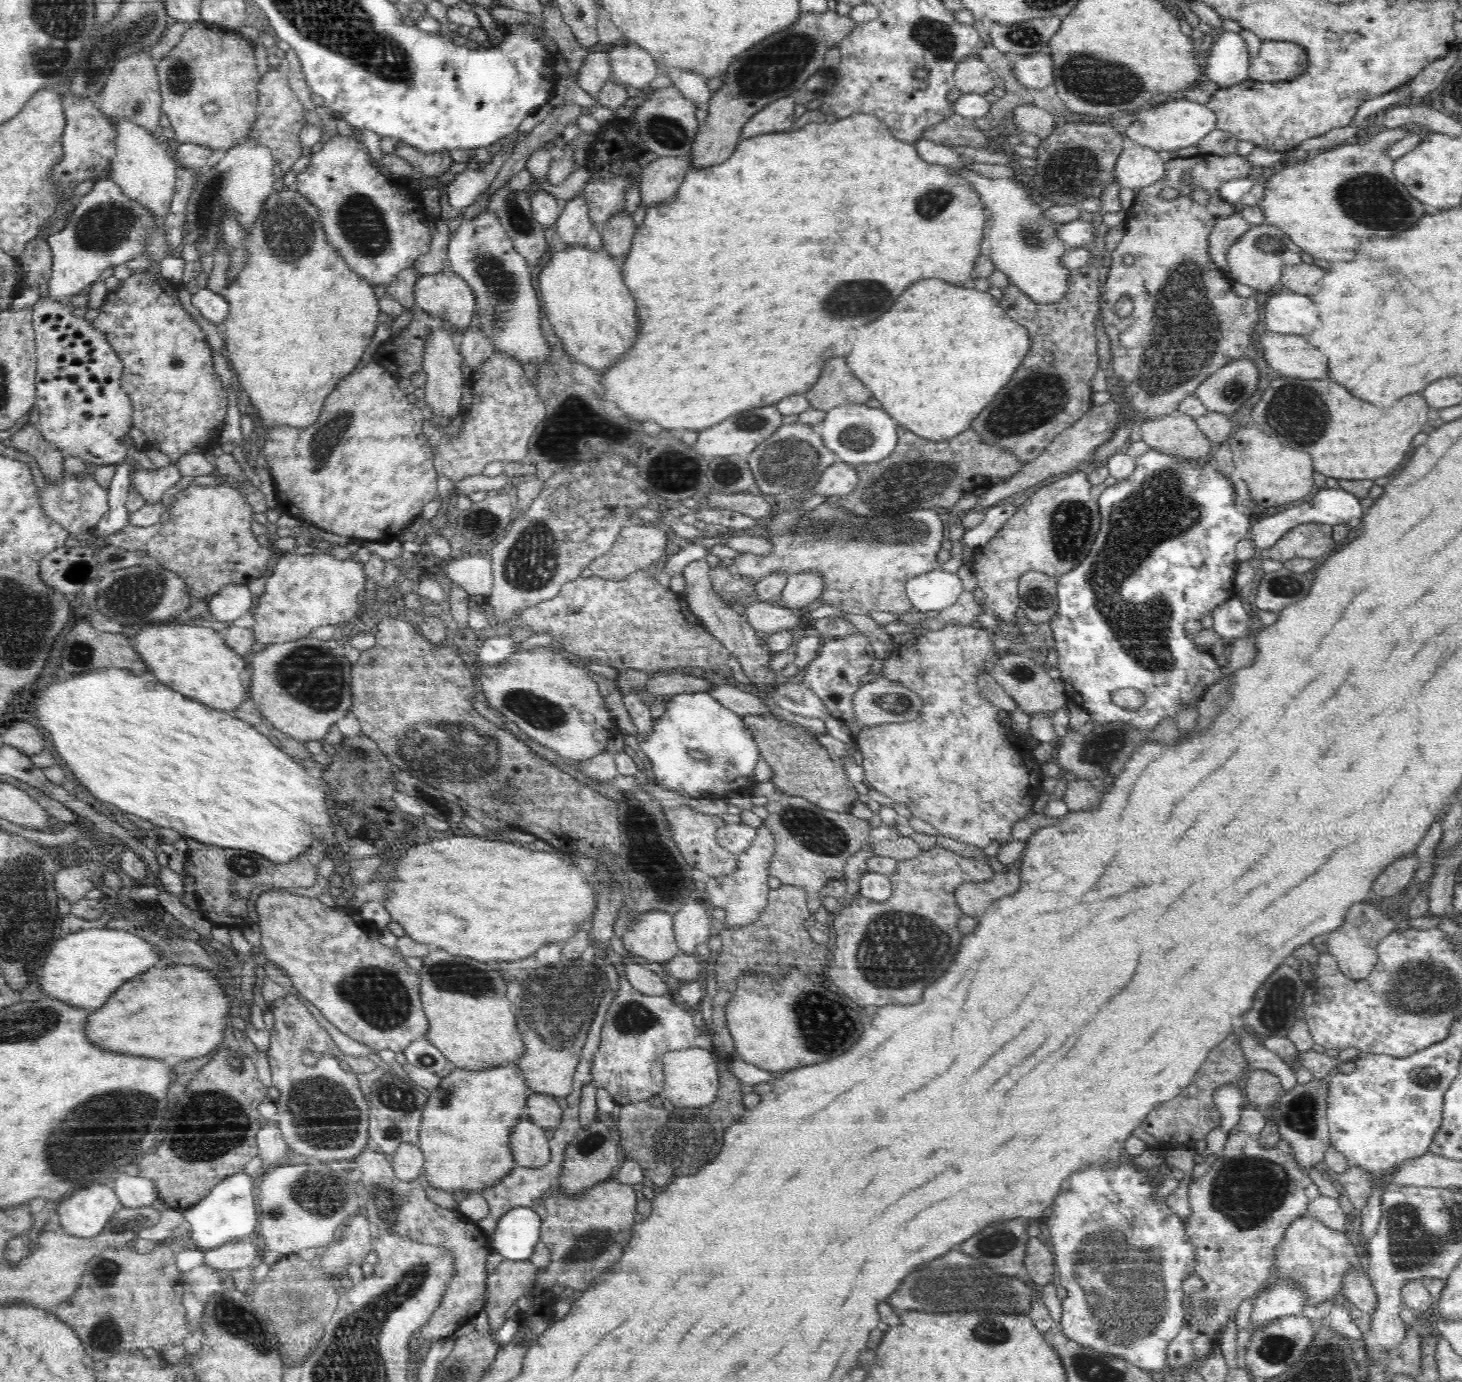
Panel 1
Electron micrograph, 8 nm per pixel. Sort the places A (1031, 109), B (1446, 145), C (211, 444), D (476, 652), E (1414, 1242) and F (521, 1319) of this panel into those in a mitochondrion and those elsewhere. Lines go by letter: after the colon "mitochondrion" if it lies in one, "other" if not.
A: other
B: other
C: other
D: other
E: mitochondrion
F: other

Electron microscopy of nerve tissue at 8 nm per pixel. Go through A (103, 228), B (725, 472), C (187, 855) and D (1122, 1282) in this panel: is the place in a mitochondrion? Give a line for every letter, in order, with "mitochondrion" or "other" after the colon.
A: mitochondrion
B: mitochondrion
C: other
D: mitochondrion

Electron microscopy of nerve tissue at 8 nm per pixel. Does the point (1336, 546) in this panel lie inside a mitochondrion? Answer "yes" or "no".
no

